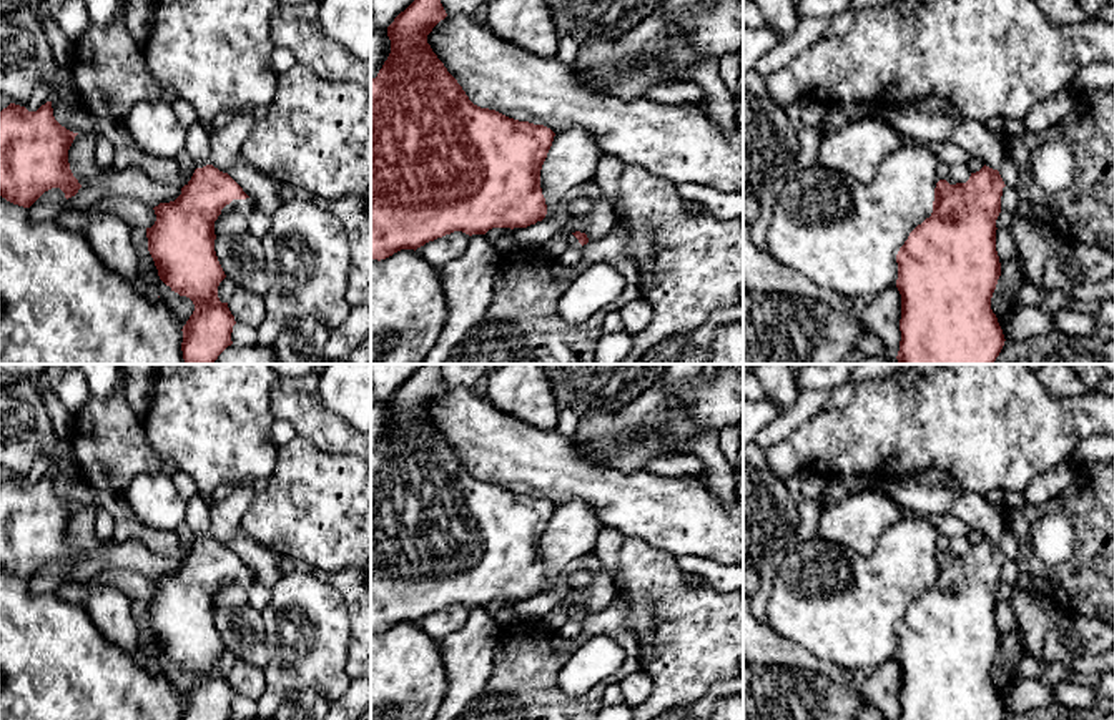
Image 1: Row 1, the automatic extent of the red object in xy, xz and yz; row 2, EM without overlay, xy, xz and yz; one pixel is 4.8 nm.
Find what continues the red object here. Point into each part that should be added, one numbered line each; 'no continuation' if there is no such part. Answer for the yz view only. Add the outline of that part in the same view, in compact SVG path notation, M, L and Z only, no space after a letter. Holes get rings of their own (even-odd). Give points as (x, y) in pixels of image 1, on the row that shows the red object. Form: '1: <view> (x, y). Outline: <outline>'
1: yz (931, 118). Outline: M941 96L888 105L886 120L905 136L919 141L951 141L998 170L1004 160L1006 135L991 131L984 123L964 120L958 110Z

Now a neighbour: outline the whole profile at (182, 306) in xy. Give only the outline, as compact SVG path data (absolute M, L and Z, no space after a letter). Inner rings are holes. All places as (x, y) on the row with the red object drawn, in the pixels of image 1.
M133 228L131 236L136 249L140 283L148 289L151 289L156 296L160 296L168 304L180 328L183 329L183 326L186 324L186 321L195 311L193 301L186 296L180 296L160 279L155 261L148 251L146 228Z

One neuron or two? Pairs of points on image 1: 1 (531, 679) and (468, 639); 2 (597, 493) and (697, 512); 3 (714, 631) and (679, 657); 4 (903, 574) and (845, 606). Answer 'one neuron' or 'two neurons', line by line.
1: two neurons
2: one neuron
3: one neuron
4: one neuron

